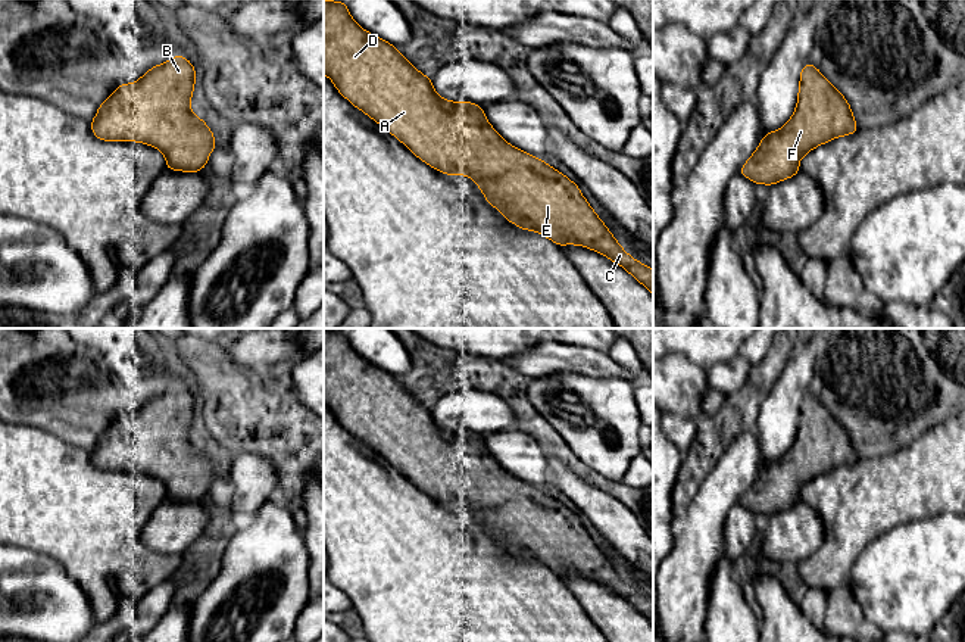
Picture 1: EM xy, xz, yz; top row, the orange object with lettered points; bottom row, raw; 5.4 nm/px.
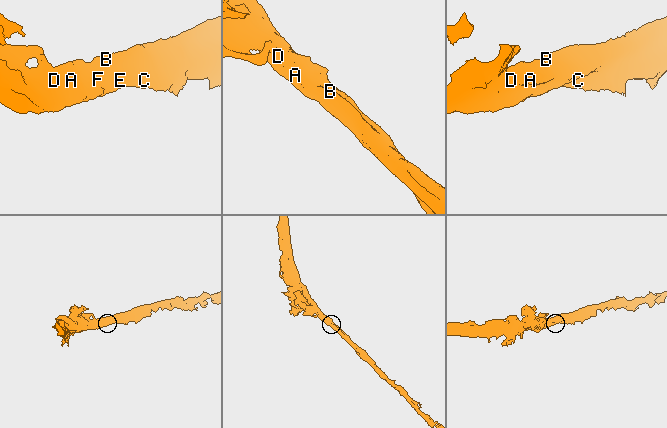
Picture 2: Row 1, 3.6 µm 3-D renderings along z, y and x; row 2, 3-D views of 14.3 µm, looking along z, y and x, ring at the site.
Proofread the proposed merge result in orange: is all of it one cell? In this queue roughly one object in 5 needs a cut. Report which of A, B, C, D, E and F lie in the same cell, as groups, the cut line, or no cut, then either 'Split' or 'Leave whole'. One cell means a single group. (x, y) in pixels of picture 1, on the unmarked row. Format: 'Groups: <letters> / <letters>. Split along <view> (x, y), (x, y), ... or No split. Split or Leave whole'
Groups: A B C D E F. No split. Leave whole

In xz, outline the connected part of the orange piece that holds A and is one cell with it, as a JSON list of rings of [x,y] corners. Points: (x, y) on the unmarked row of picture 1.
[[[324,330],[324,403],[331,408],[340,424],[397,467],[421,490],[447,505],[471,507],[482,520],[484,529],[499,539],[508,551],[522,560],[540,562],[559,577],[562,574],[580,574],[605,585],[644,614],[653,626],[653,599],[633,589],[618,574],[575,512],[540,487],[510,476],[487,452],[481,436],[469,431],[447,431],[440,427],[434,421],[430,406],[422,405],[393,374],[362,359],[350,346],[346,333],[341,331]]]

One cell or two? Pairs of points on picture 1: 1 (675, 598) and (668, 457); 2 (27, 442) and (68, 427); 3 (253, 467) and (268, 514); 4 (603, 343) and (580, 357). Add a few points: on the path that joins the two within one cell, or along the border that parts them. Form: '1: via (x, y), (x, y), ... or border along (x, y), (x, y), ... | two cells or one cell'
1: border along (677, 533), (668, 554) | two cells
2: border along (16, 424), (43, 427), (81, 448) | two cells
3: border along (269, 498), (252, 516), (240, 521) | two cells
4: border along (572, 343), (581, 348), (595, 348), (608, 355) | two cells

